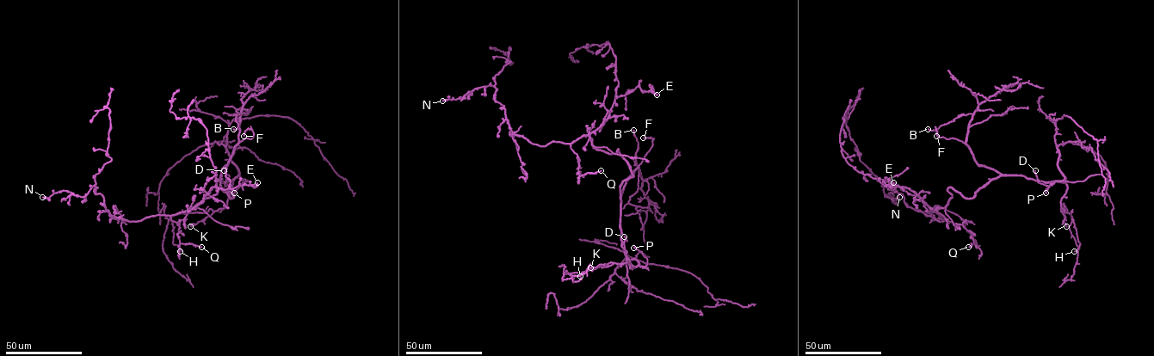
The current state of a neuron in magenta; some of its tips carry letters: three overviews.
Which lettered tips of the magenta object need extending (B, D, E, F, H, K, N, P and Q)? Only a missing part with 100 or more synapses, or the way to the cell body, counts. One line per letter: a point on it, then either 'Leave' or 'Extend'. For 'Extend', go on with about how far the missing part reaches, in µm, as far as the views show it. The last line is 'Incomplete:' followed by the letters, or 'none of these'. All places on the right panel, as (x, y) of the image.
B: Place: (928, 129). Leave
D: Place: (1035, 170). Leave
E: Place: (893, 182). Leave
F: Place: (936, 136). Leave
H: Place: (1074, 251). Leave
K: Place: (1066, 226). Leave
N: Place: (899, 197). Leave
P: Place: (1046, 193). Leave
Q: Place: (968, 247). Leave
Incomplete: none of these

